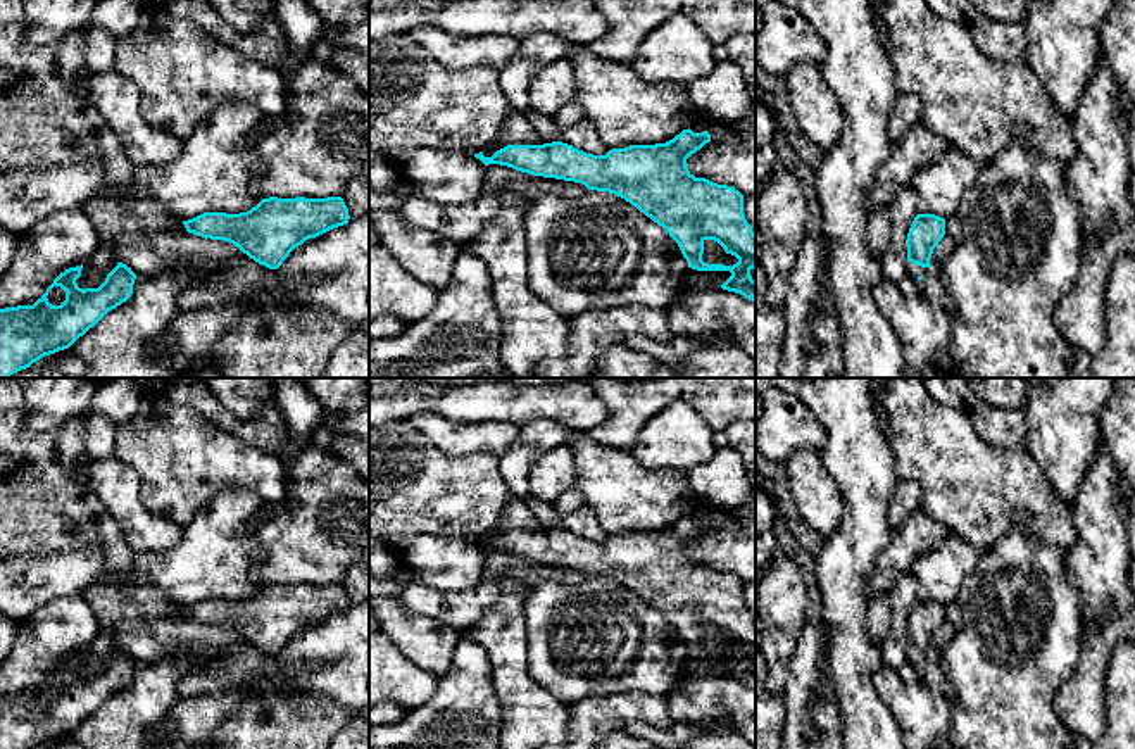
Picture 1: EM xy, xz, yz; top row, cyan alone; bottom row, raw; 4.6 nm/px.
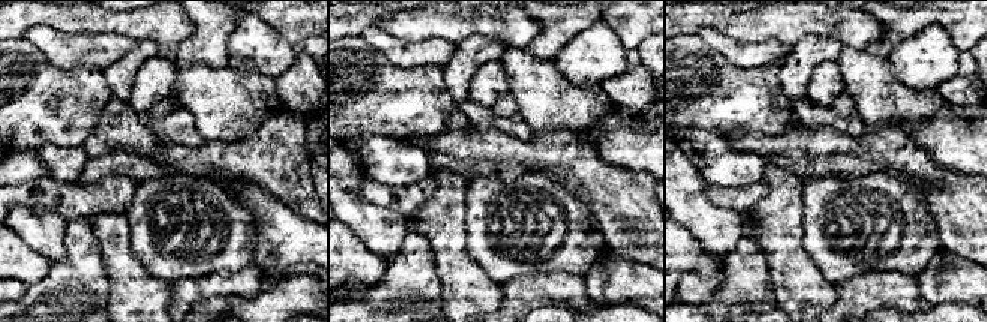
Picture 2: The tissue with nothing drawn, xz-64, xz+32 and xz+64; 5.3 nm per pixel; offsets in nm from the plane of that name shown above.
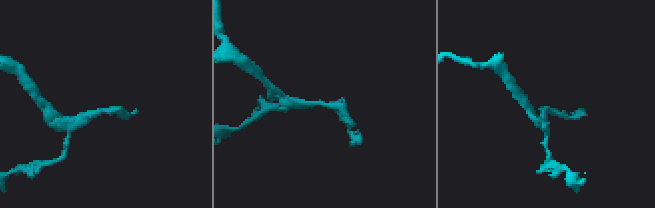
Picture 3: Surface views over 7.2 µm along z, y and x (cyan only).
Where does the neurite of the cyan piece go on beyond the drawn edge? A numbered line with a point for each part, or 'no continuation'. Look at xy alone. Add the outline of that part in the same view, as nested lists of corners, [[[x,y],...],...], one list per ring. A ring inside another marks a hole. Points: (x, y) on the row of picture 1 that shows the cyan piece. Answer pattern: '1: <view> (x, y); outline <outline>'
no continuation

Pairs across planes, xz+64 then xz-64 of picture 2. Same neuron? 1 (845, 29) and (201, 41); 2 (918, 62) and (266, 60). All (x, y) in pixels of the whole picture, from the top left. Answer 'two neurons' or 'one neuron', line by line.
1: two neurons
2: one neuron

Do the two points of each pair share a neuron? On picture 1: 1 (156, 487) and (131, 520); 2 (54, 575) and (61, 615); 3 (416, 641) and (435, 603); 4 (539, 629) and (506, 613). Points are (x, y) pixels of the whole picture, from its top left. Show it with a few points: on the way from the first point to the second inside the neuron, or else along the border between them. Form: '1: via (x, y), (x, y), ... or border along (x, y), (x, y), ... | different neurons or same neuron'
1: border along (128, 465), (138, 477), (140, 501), (178, 525) | different neurons
2: border along (80, 592), (43, 603), (23, 622) | different neurons
3: border along (402, 587), (401, 603), (407, 610), (461, 632) | different neurons
4: border along (530, 591), (525, 601), (526, 661) | different neurons

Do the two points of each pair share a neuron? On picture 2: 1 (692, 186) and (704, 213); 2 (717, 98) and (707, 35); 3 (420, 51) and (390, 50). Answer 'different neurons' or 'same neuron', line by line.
1: same neuron
2: different neurons
3: same neuron

